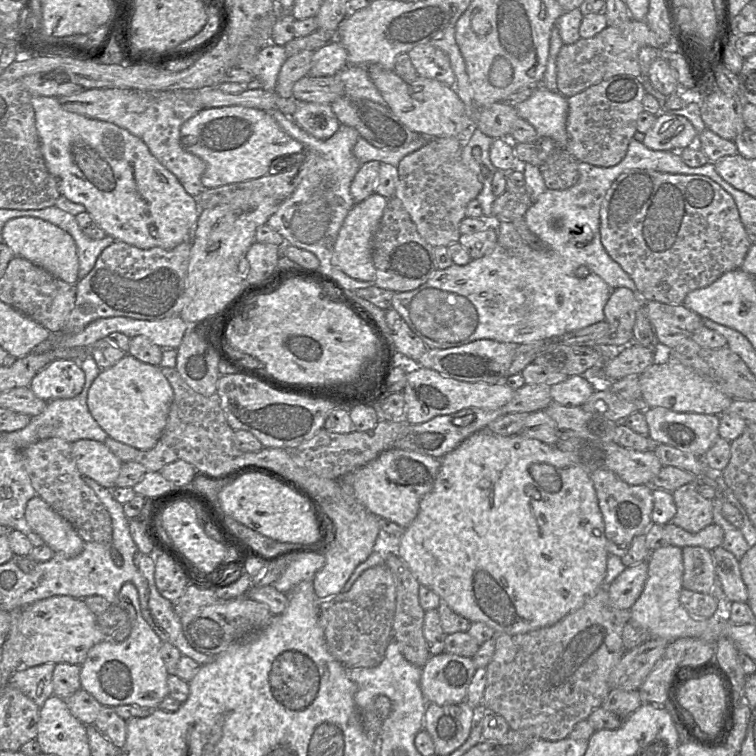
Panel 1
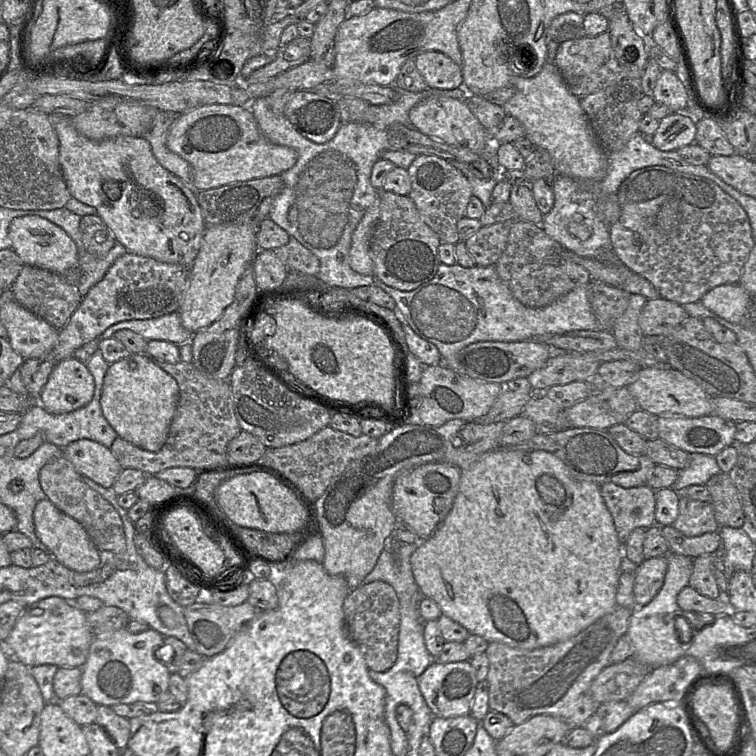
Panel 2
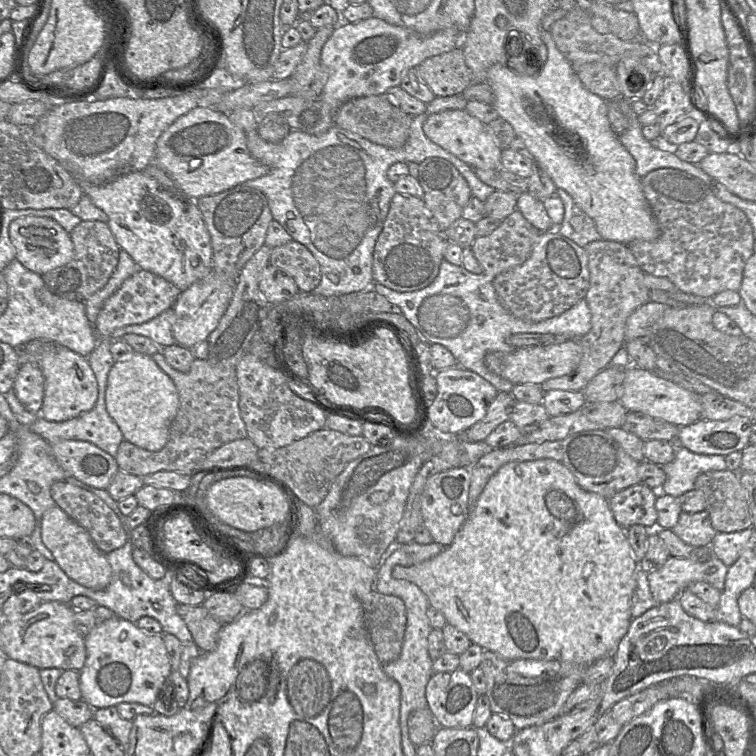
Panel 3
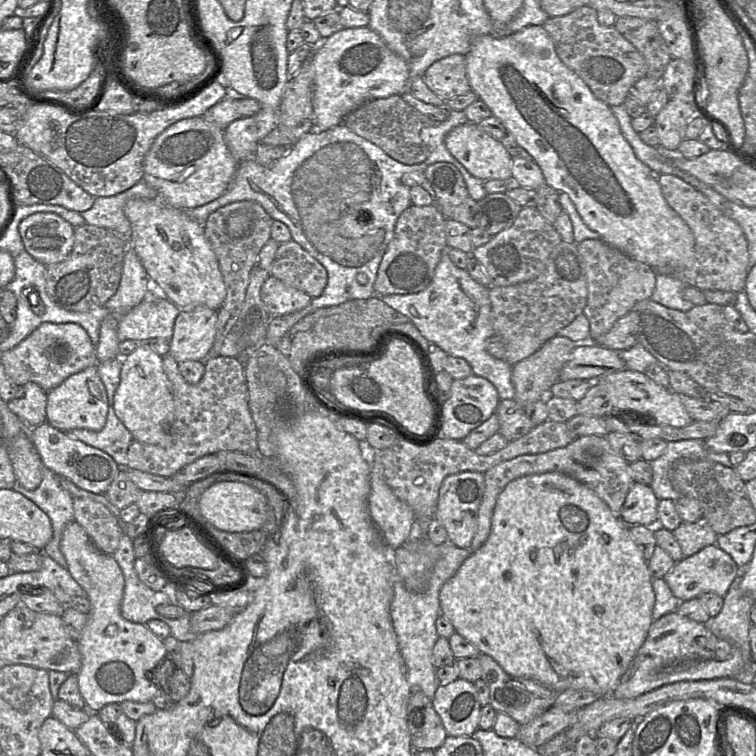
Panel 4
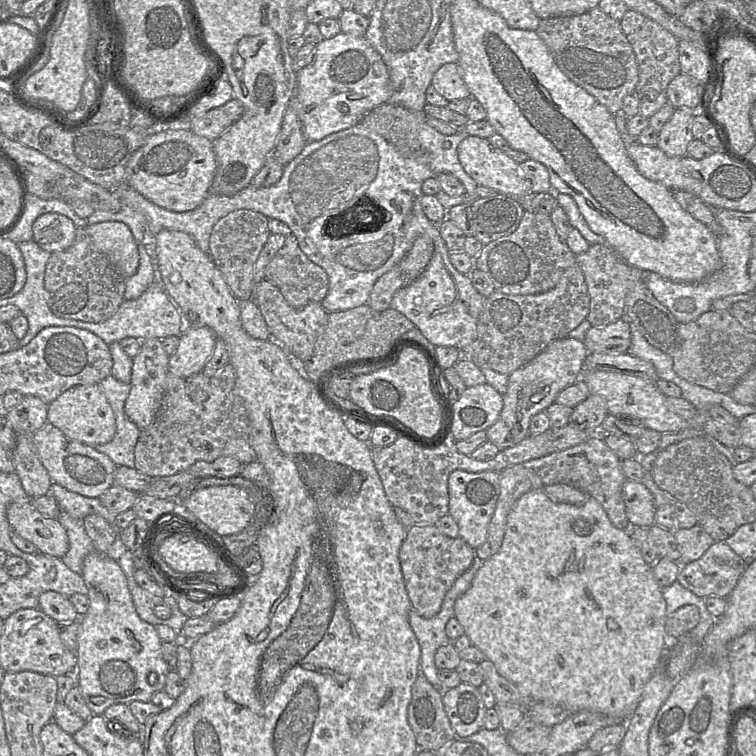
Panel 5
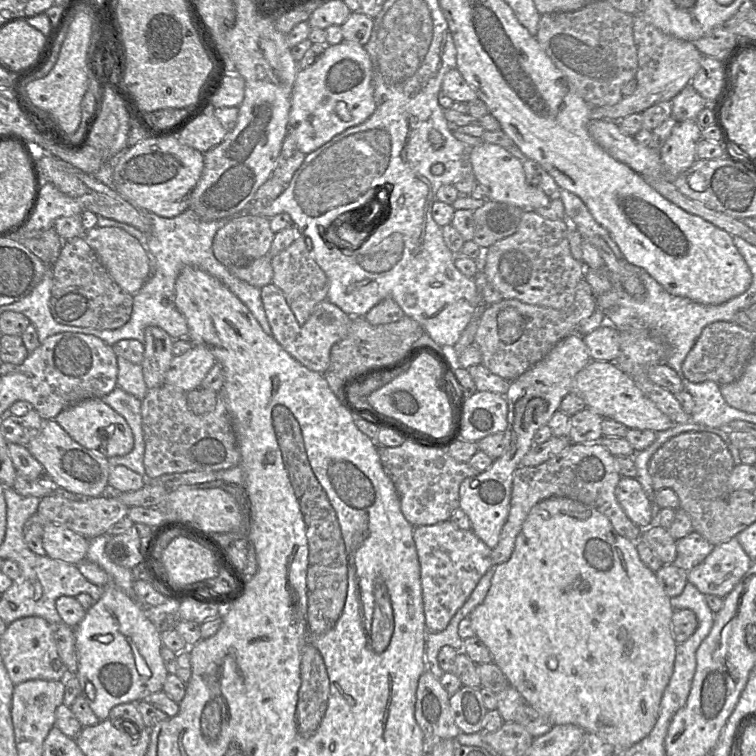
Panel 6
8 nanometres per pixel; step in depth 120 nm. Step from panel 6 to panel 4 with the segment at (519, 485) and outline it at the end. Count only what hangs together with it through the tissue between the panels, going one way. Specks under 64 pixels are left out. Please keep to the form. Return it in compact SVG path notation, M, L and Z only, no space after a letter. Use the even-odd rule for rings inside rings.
M603 435L580 436L561 448L538 454L524 454L498 463L484 473L485 491L477 513L477 529L469 546L471 553L479 549L487 540L497 498L506 485L522 476L546 472L560 472L583 483L618 516L625 497L634 483L629 463L613 451L606 436Z

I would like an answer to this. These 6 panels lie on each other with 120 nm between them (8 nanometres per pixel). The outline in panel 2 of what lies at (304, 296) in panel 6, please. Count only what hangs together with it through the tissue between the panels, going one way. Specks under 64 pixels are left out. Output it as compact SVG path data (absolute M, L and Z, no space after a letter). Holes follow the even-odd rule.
M290 236L289 242L274 250L288 271L316 276L320 269L319 259L295 238Z

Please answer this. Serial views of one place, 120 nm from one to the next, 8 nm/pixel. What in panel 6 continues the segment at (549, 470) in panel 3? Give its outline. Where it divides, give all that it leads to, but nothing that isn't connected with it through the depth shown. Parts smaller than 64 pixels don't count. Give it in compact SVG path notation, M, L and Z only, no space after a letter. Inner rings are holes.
M551 497L537 503L527 515L515 539L510 559L495 567L491 585L484 601L468 615L472 629L489 649L495 663L510 686L553 726L573 724L586 733L594 733L613 745L618 753L644 739L653 729L659 715L661 699L674 669L677 643L673 637L671 619L674 609L670 598L659 585L655 572L641 561L636 542L620 536L610 520L596 509L566 497Z

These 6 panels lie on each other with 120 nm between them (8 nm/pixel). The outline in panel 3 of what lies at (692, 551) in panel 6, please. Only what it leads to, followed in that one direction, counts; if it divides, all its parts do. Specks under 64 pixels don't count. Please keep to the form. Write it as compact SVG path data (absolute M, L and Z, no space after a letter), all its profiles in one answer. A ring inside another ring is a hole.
M706 509L696 513L682 511L677 524L671 530L683 542L694 547L710 546L717 533Z

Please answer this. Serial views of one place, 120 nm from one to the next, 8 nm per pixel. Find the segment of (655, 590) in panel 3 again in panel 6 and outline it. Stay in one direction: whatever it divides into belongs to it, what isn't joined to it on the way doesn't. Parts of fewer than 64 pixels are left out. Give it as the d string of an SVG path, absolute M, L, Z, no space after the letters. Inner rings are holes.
M736 538L714 546L709 555L687 572L687 581L704 595L727 596L753 561Z

